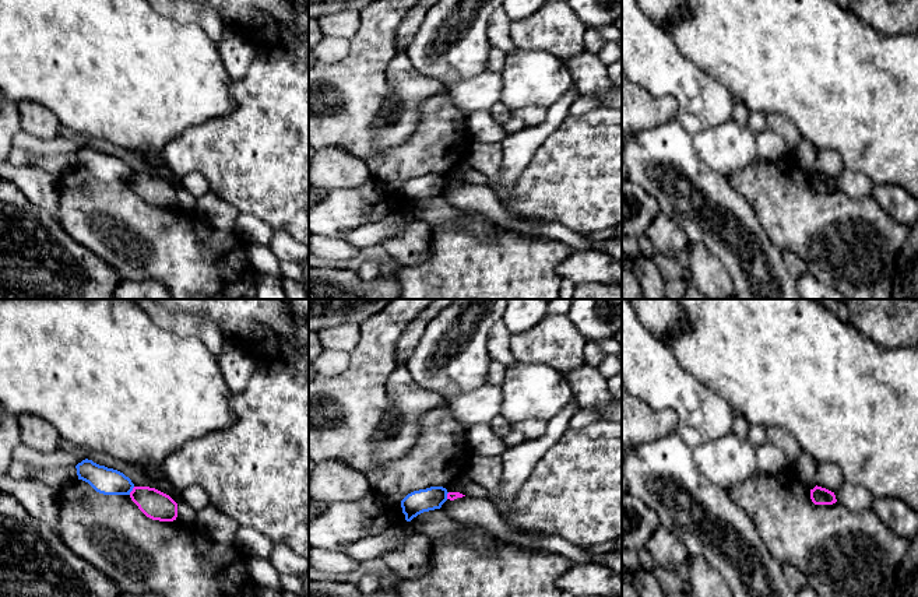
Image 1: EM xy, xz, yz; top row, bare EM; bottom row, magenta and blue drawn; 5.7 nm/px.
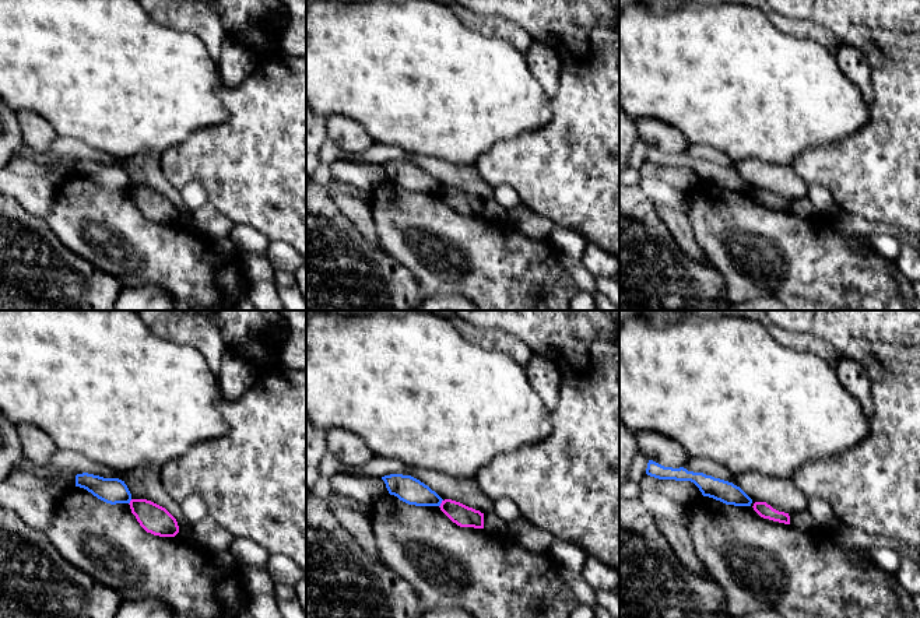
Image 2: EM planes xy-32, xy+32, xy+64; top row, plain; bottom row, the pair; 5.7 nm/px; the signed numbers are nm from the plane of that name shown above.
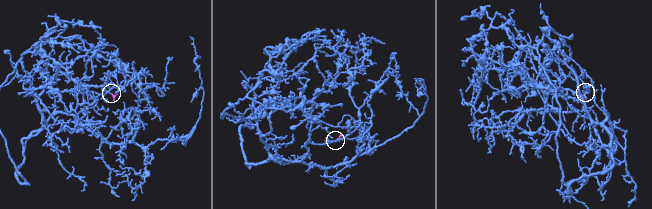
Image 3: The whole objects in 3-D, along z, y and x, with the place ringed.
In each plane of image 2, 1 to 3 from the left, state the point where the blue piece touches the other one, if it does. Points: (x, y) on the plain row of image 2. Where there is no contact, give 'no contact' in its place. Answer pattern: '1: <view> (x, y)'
1: xy-32 (130, 189)
2: xy+32 (441, 190)
3: no contact

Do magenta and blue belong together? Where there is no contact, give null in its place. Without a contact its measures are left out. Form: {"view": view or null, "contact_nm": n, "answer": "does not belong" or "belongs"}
{"view": "xy", "contact_nm": 60, "answer": "does not belong"}

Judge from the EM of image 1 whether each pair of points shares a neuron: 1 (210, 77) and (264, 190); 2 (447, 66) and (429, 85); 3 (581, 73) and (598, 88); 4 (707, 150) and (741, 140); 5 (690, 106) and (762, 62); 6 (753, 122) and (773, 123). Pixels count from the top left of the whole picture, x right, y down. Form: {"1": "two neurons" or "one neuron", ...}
{"1": "two neurons", "2": "two neurons", "3": "one neuron", "4": "one neuron", "5": "two neurons", "6": "two neurons"}

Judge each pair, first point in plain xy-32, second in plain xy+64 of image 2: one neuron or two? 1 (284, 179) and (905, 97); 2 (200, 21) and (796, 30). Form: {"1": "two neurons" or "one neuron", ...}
{"1": "one neuron", "2": "one neuron"}

